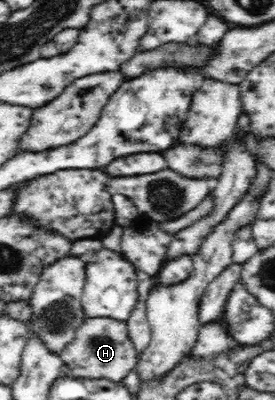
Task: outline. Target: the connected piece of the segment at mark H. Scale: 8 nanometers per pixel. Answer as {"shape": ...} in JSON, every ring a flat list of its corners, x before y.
{"shape":[[91,317,85,319,85,323,75,331,75,339,59,353,63,360,63,375,71,378,87,378,98,380,123,381,131,369,135,369,138,361,137,351,129,337,126,321,113,318]]}

